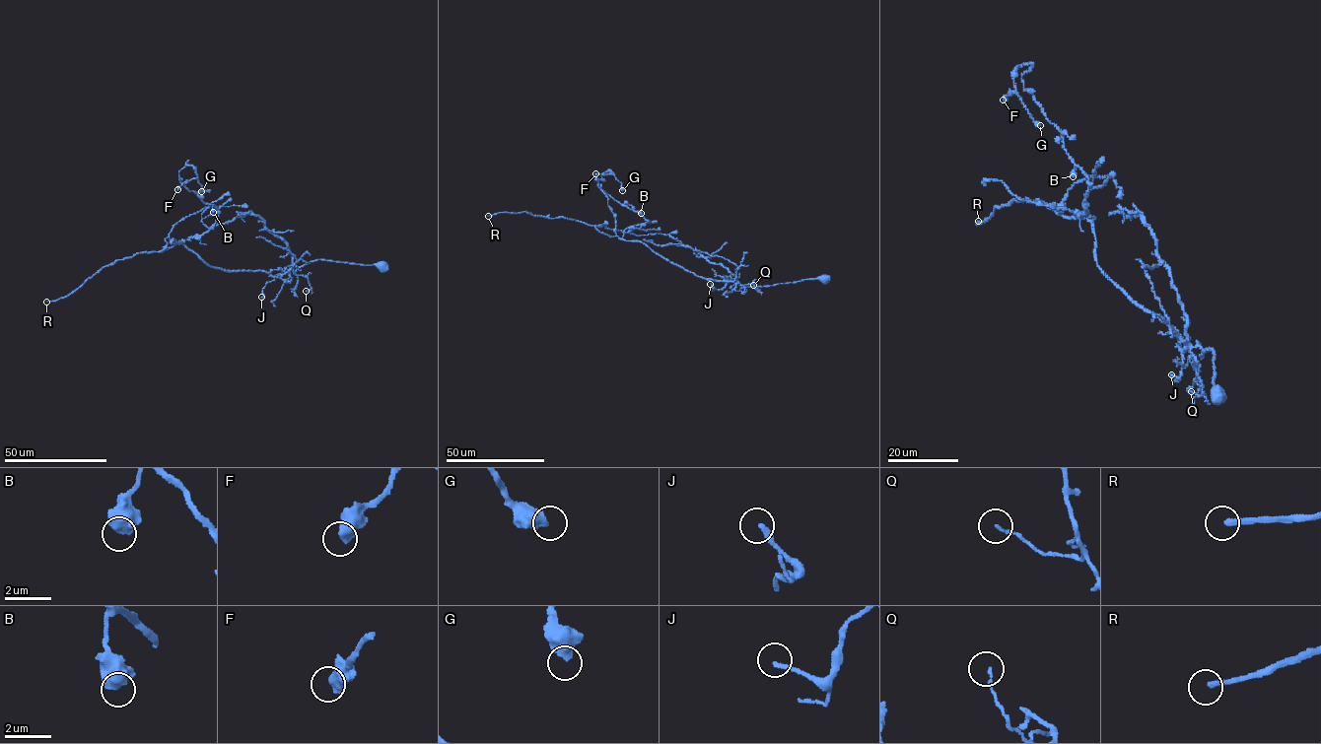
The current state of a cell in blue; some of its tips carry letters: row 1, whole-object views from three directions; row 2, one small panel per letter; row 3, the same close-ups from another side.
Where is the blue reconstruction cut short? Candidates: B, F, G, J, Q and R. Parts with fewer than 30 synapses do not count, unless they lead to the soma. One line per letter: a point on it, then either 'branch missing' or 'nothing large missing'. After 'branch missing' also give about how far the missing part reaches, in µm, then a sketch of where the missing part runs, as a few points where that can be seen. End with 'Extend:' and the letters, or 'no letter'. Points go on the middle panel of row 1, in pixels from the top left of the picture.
B: place (641, 213); nothing large missing
F: place (595, 173); nothing large missing
G: place (622, 190); nothing large missing
J: place (710, 284); nothing large missing
Q: place (753, 285); nothing large missing
R: place (488, 216); branch missing; missing 150 µm
Extend: R

